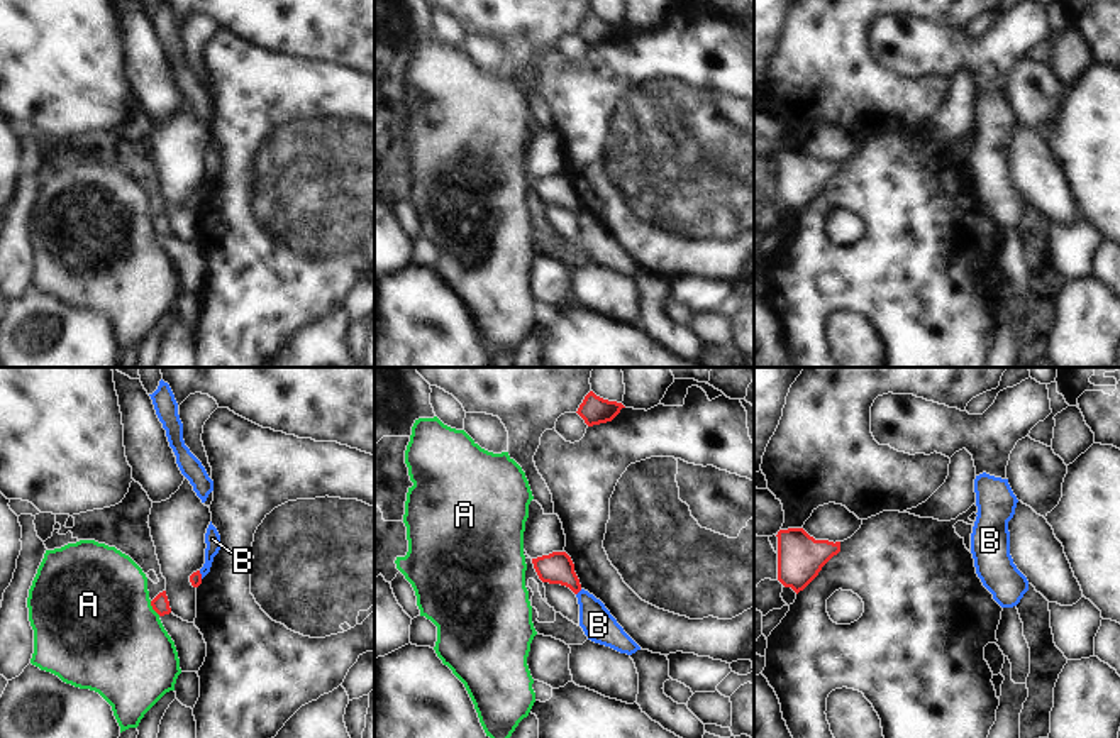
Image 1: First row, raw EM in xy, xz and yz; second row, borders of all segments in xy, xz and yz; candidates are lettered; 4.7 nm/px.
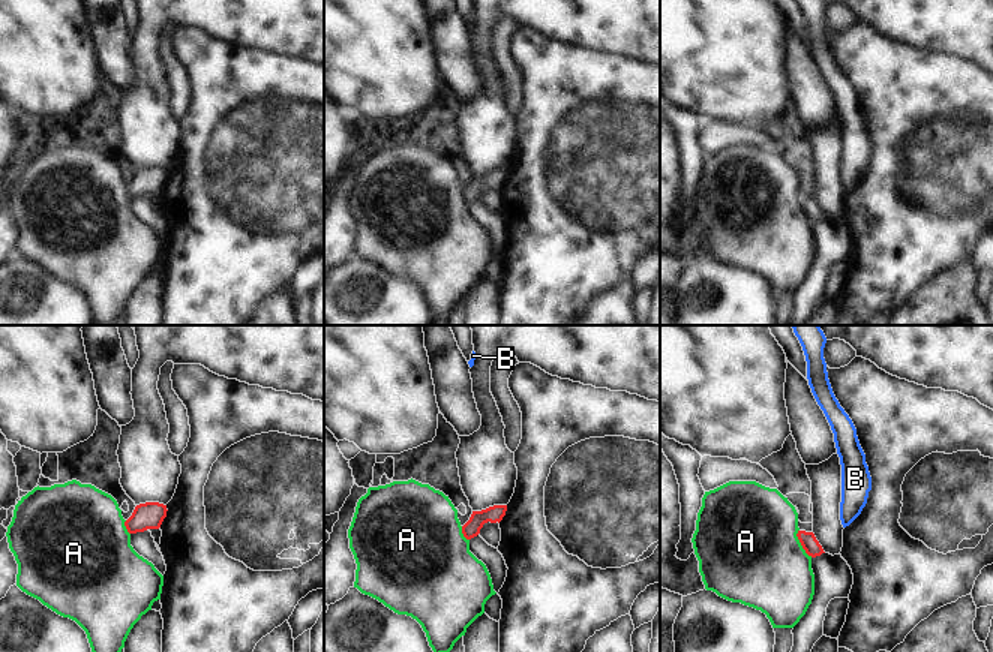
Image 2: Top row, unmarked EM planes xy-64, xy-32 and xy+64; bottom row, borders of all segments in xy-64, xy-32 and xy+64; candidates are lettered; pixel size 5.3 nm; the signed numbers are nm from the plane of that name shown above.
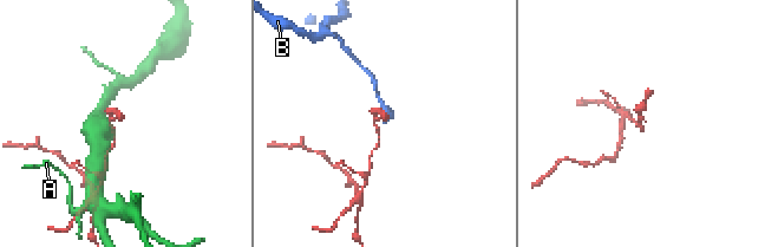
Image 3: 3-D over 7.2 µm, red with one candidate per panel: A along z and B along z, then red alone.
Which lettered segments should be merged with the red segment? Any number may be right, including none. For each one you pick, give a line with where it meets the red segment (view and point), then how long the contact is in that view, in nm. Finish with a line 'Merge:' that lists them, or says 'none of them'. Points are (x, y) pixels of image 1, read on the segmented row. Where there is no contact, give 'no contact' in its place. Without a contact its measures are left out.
Merge: none of them

